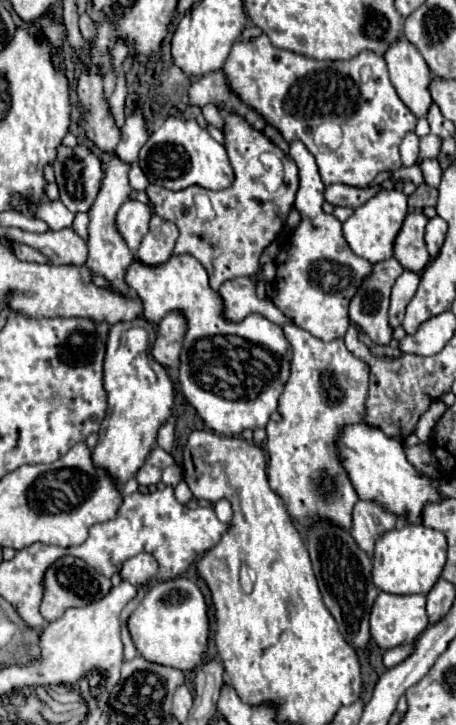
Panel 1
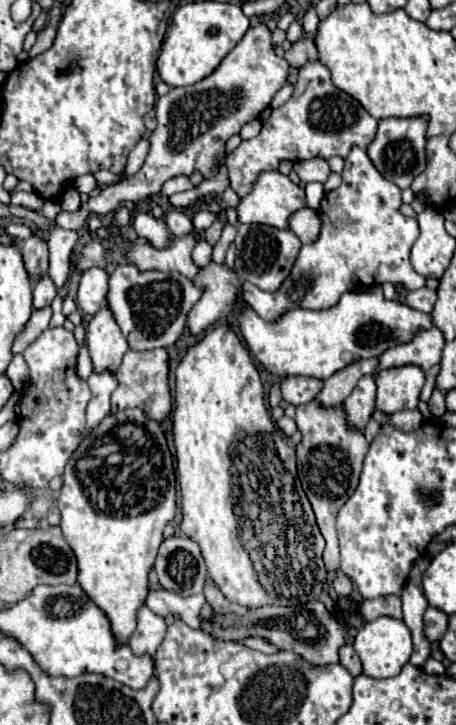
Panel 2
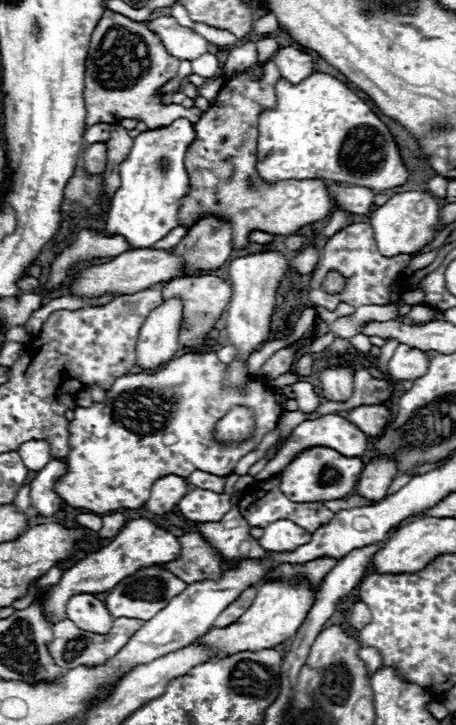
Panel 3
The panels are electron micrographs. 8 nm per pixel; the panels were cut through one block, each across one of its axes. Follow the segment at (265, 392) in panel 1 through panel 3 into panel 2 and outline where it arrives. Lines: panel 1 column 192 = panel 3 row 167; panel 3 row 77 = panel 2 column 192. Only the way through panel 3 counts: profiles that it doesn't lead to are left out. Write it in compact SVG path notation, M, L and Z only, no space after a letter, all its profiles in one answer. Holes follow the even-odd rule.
M210 262L194 278L194 284L204 288L204 294L188 314L188 328L192 334L200 334L214 322L232 314L234 298L240 296L240 280L234 272Z

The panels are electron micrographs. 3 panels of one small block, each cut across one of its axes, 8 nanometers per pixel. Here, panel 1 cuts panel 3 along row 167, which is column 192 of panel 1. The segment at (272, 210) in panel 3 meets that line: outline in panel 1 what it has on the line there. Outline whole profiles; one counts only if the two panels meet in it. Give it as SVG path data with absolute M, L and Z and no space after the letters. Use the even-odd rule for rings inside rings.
M220 108L220 114L226 120L226 152L234 166L234 184L226 190L212 192L206 188L184 188L178 192L160 188L158 184L150 184L146 194L158 214L164 220L170 220L178 226L178 240L174 246L174 254L190 254L194 256L208 272L210 286L214 290L220 288L224 280L248 276L258 270L260 254L264 248L276 238L282 230L288 212L294 206L294 196L298 190L298 172L286 172L284 182L278 190L270 192L262 184L262 164L258 156L262 152L282 154L262 132L254 130L244 118Z

